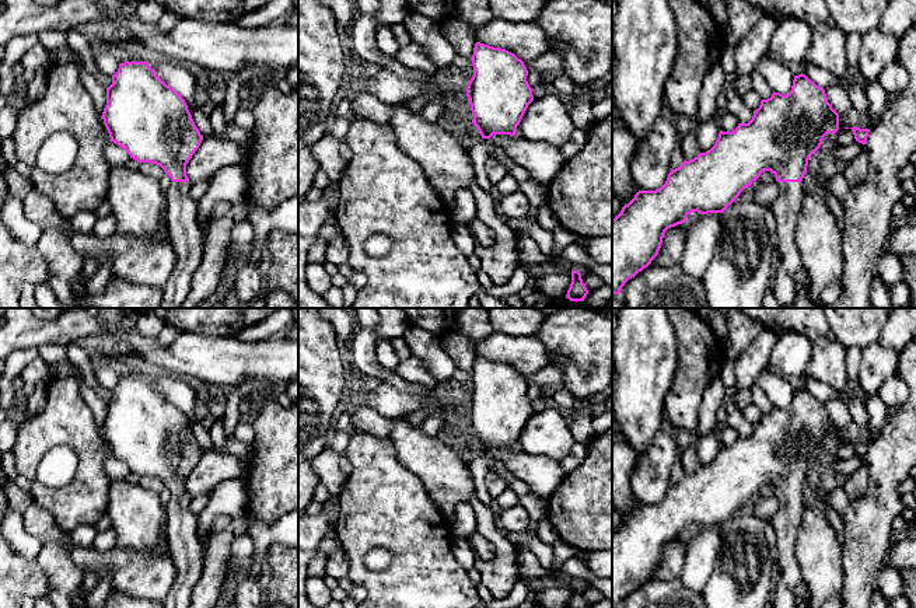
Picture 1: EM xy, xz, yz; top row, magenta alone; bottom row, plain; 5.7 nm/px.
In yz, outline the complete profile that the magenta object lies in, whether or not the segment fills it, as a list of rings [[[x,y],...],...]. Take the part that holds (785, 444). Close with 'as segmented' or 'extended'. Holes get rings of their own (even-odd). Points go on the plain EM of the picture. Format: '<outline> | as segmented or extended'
[[[803,387],[794,389],[791,405],[787,409],[773,405],[770,412],[761,415],[759,422],[754,424],[754,430],[748,437],[738,437],[733,445],[720,444],[714,460],[709,465],[699,467],[693,474],[685,474],[681,481],[671,483],[661,502],[639,504],[622,521],[620,527],[612,534],[612,608],[619,608],[629,593],[651,577],[658,569],[668,542],[685,537],[692,525],[700,528],[723,527],[765,485],[770,485],[776,490],[776,499],[780,503],[780,510],[775,514],[770,524],[772,541],[777,552],[776,581],[772,597],[773,608],[797,608],[796,590],[803,581],[803,573],[794,545],[801,521],[803,492],[807,486],[810,471],[821,461],[824,451],[828,447],[835,448],[838,444],[839,427],[828,416],[825,403]]] | extended

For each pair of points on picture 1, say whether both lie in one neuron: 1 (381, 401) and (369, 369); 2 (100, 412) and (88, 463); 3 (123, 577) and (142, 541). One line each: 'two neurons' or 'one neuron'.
1: one neuron
2: two neurons
3: two neurons

